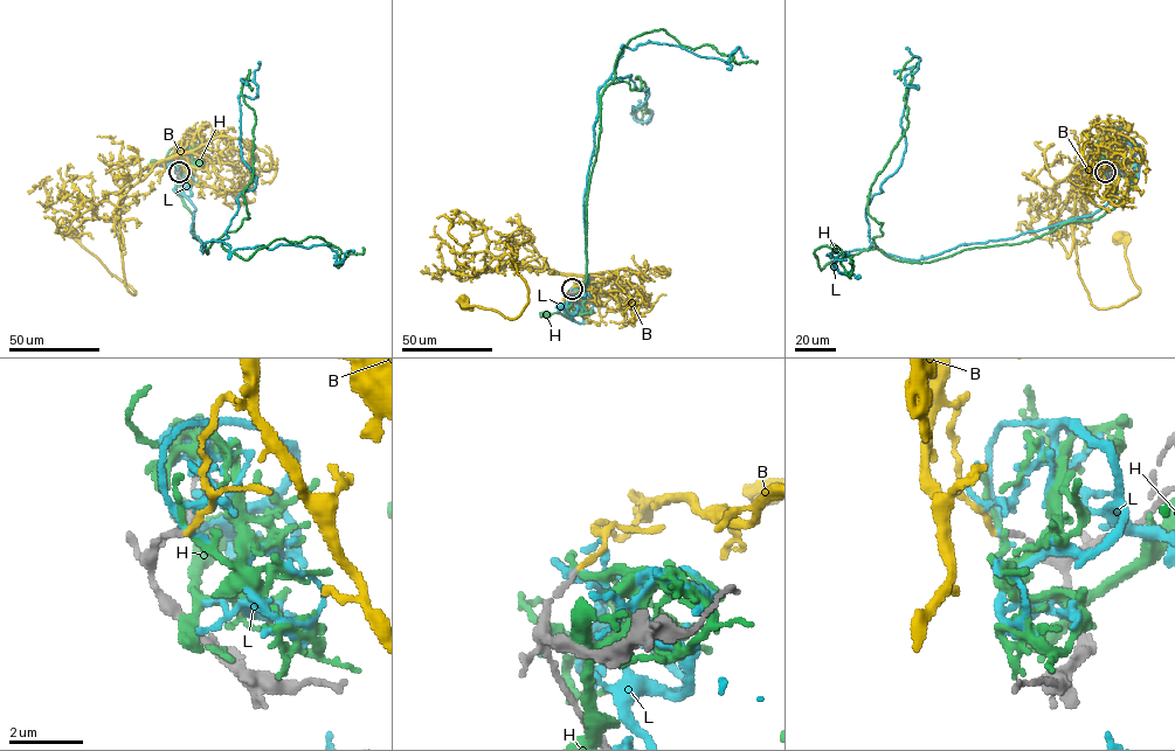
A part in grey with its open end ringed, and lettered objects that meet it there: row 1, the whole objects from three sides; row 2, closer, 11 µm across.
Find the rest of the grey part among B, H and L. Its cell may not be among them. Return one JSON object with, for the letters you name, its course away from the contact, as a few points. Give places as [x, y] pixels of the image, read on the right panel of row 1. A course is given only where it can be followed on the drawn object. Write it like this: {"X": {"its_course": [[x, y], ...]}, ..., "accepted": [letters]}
{"B": {"its_course": [[1106, 171], [1097, 155], [1083, 164], [1072, 218], [1078, 276], [1097, 308], [1120, 306], [1140, 292], [1118, 237]]}, "accepted": ["B"]}

